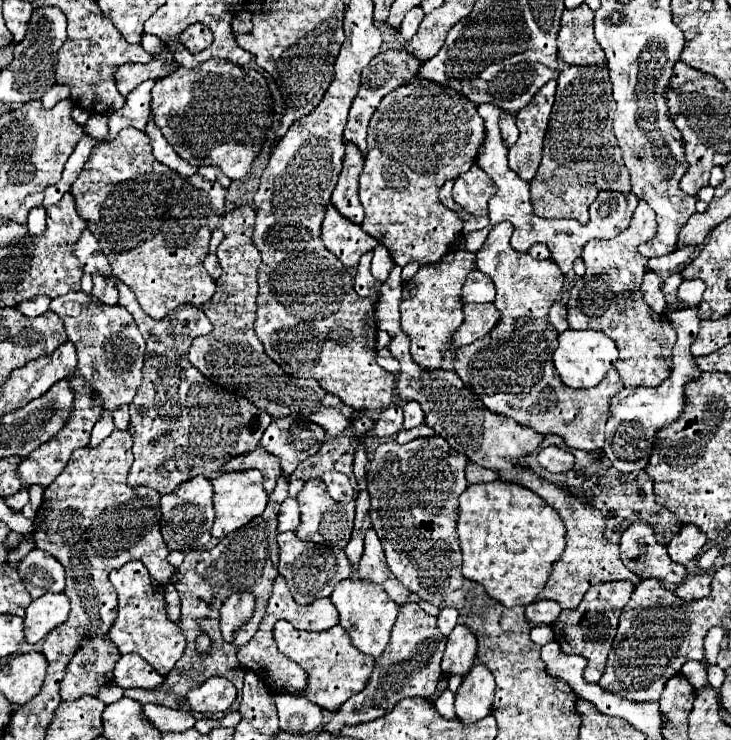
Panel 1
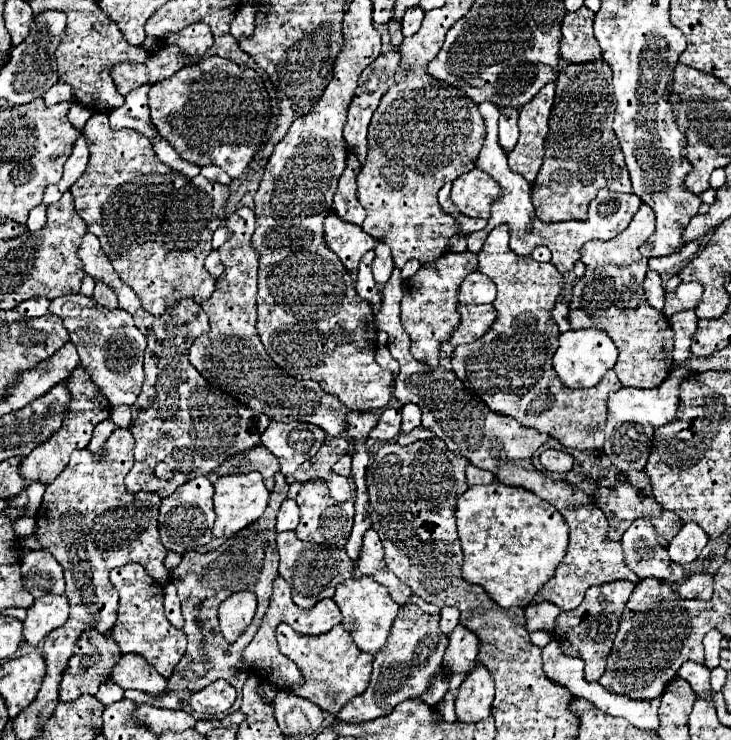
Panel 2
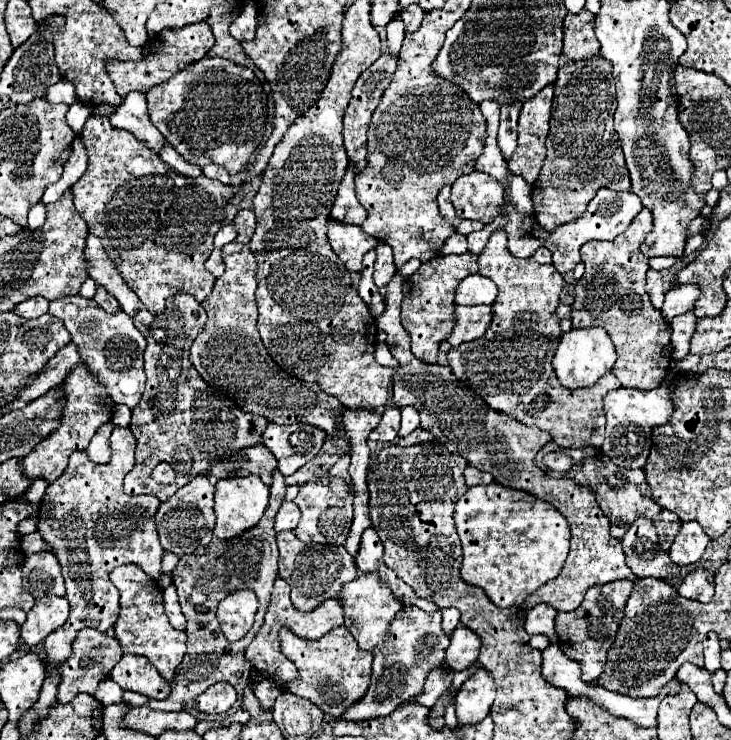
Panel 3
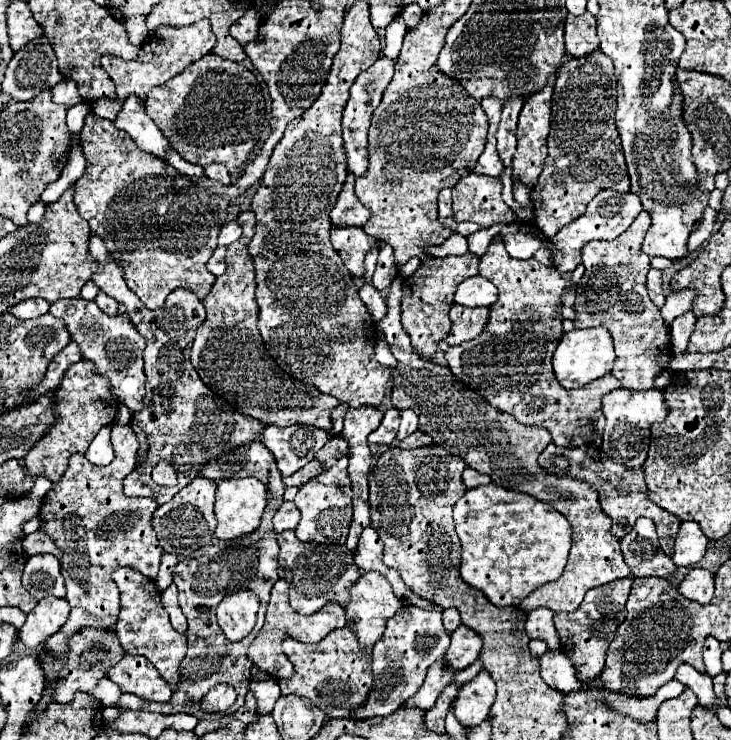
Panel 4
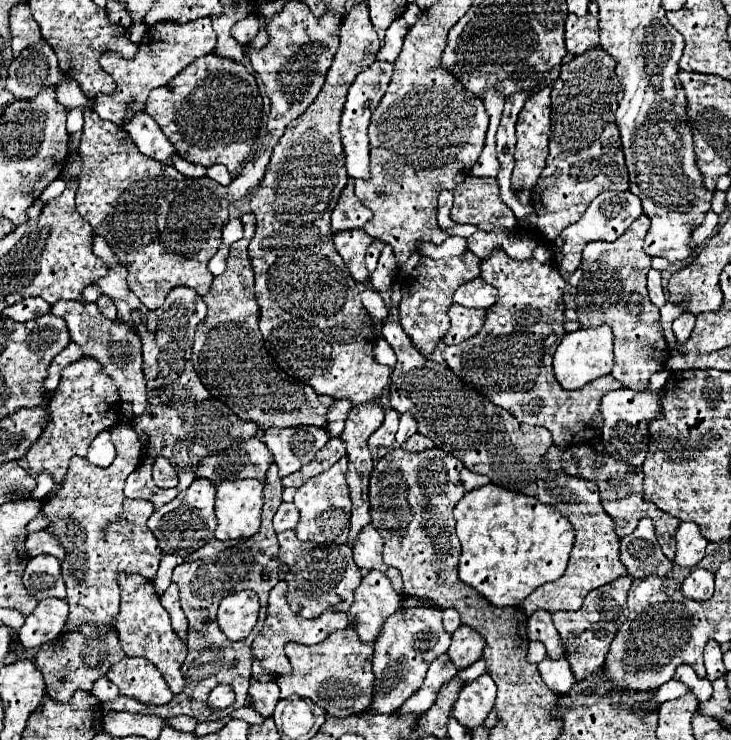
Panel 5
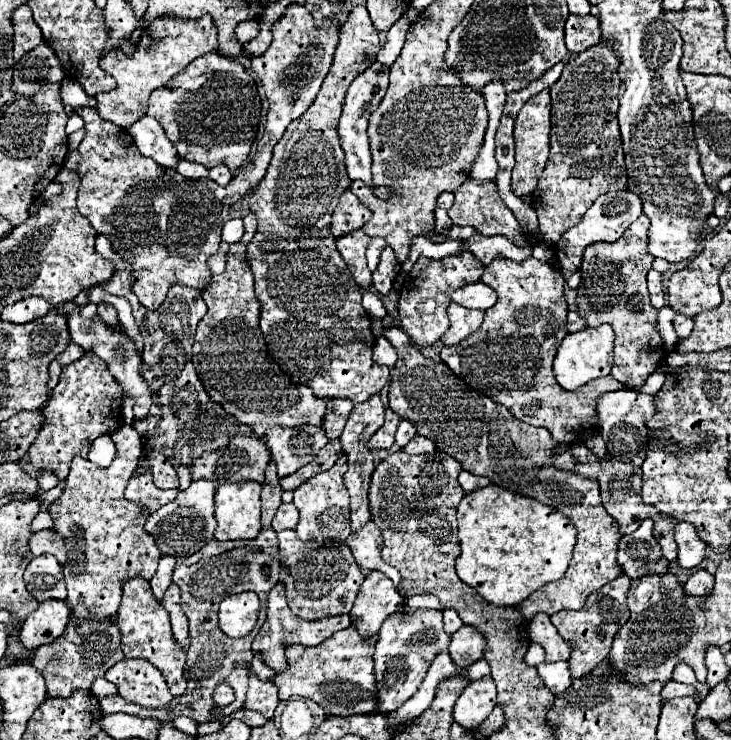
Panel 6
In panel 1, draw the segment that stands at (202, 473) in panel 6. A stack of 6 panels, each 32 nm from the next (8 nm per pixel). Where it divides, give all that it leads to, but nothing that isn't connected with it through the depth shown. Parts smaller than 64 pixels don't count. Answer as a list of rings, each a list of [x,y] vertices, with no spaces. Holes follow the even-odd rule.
[[[256,448],[252,452],[246,452],[246,454],[240,454],[240,456],[234,456],[232,460],[228,460],[224,466],[222,466],[222,474],[224,472],[236,472],[236,470],[248,470],[248,468],[256,468],[262,472],[264,476],[264,488],[266,492],[270,494],[276,486],[276,478],[282,476],[282,470],[280,470],[280,462],[276,460],[276,456],[264,452],[264,448]]]

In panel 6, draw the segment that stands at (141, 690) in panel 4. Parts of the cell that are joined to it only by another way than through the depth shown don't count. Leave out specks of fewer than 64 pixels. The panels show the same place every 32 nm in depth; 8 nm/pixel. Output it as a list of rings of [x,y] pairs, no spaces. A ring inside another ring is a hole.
[[[124,658],[106,672],[106,680],[116,684],[118,694],[144,708],[166,706],[174,696],[164,684],[164,676],[148,660]]]

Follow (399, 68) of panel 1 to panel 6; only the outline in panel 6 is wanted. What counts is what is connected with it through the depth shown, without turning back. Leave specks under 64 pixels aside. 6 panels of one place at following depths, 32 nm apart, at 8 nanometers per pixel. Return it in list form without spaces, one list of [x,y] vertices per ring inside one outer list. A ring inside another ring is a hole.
[[[374,62],[370,68],[366,68],[348,88],[346,92],[346,104],[340,116],[340,126],[338,126],[338,134],[340,134],[340,144],[342,150],[346,154],[346,168],[348,168],[348,176],[350,180],[362,180],[364,184],[372,184],[372,154],[370,154],[370,146],[368,146],[368,134],[366,134],[366,124],[370,114],[378,108],[378,104],[382,102],[384,94],[386,94],[386,86],[388,86],[388,72],[382,64]]]

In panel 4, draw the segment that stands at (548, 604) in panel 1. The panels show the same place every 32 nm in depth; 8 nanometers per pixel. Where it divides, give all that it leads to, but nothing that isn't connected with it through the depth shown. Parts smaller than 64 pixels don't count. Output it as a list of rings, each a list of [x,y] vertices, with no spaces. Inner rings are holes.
[[[548,608],[532,610],[526,620],[526,632],[530,638],[544,640],[548,644],[548,650],[560,650],[562,646],[560,646],[560,638],[554,628],[554,622],[552,622],[552,616],[554,616],[554,612]]]

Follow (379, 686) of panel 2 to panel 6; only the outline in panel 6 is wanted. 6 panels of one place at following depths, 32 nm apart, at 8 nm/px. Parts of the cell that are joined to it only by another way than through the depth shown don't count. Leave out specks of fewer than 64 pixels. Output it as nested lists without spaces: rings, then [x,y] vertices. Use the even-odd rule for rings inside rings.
[[[402,604],[380,628],[380,640],[374,654],[374,670],[378,682],[378,710],[382,714],[402,706],[420,688],[434,656],[450,644],[450,636],[442,626],[440,610],[412,610]]]

